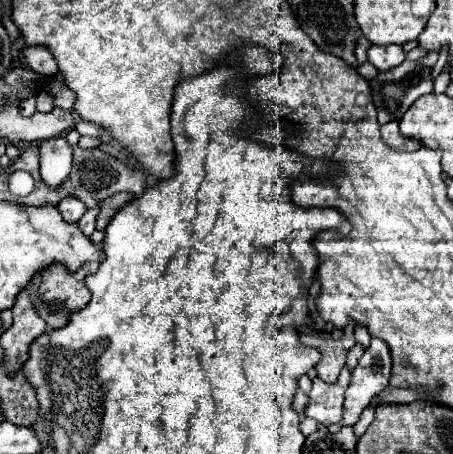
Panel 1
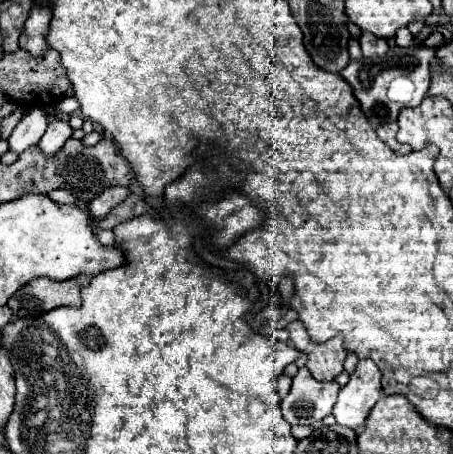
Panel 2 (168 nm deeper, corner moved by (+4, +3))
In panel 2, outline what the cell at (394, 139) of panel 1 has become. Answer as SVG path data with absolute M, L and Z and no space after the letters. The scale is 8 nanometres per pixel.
M394 121L394 123L386 123L386 125L380 125L378 129L376 129L376 133L378 133L378 137L394 151L394 153L410 153L412 149L408 147L408 145L402 145L402 143L398 143L396 141L396 131L398 131L398 123Z

